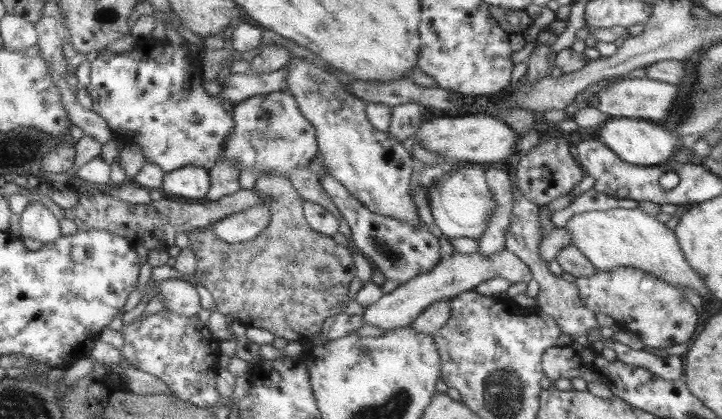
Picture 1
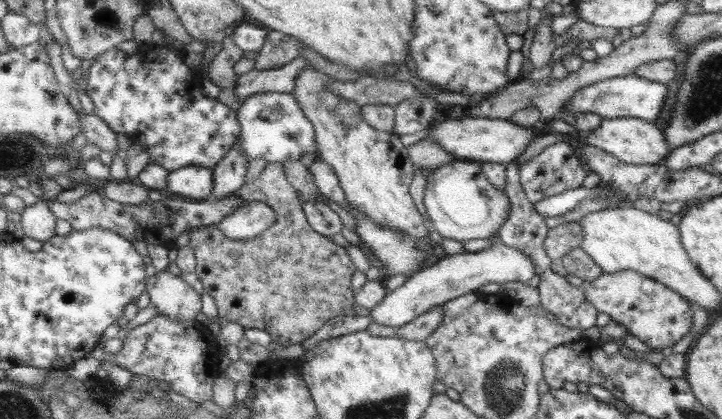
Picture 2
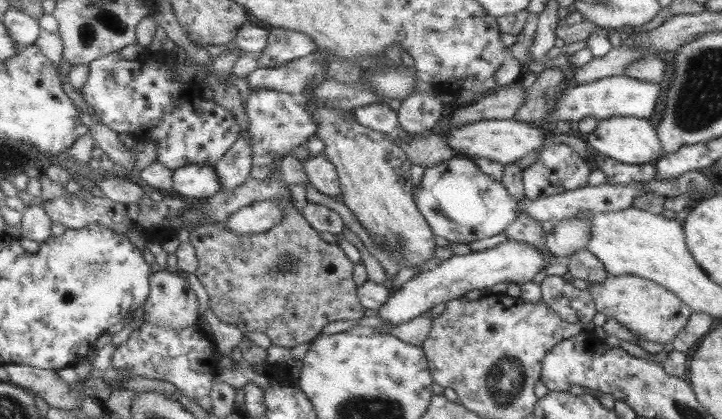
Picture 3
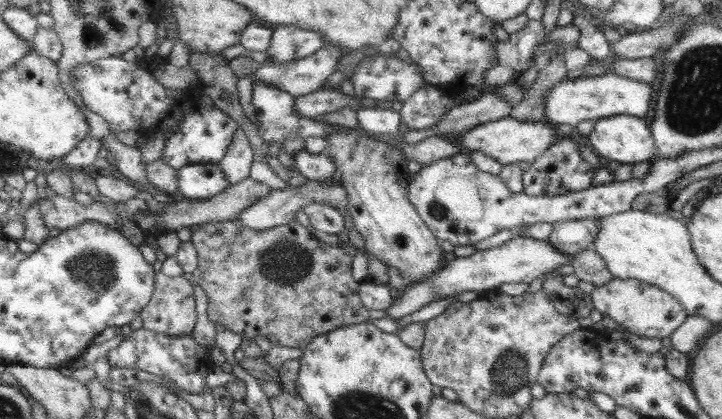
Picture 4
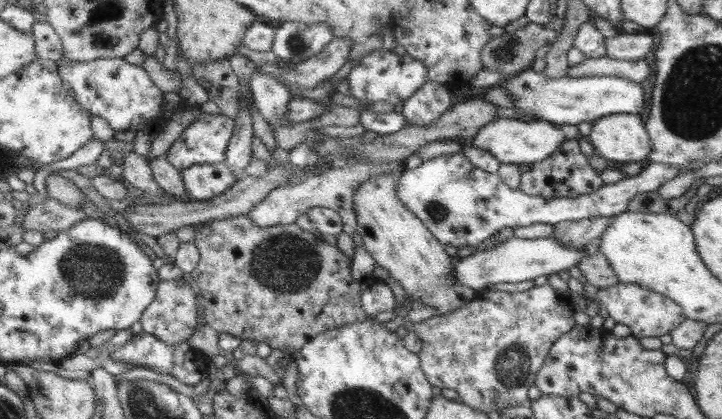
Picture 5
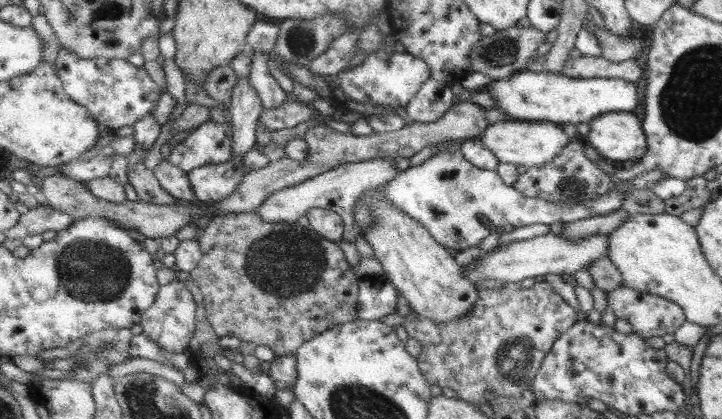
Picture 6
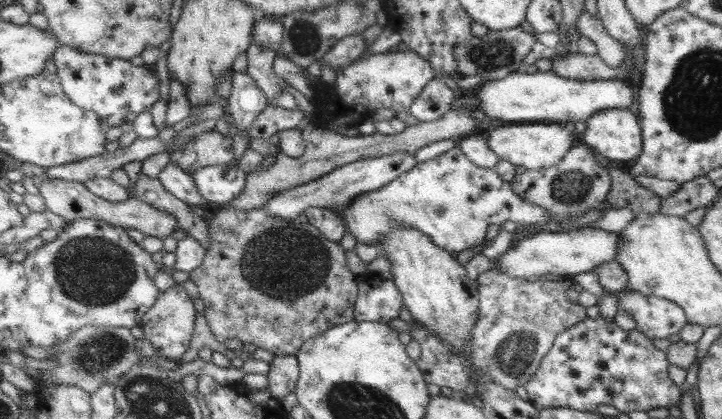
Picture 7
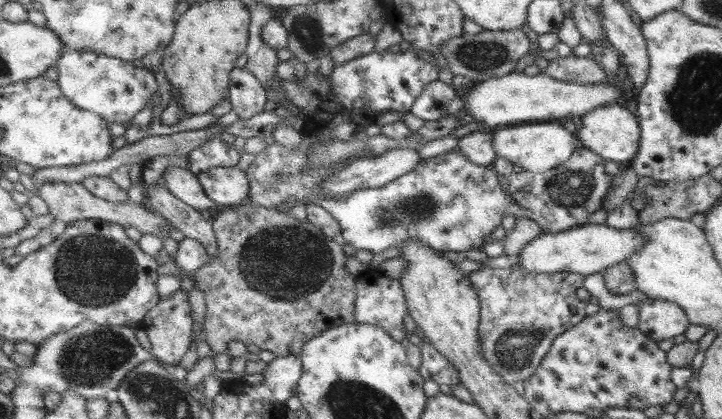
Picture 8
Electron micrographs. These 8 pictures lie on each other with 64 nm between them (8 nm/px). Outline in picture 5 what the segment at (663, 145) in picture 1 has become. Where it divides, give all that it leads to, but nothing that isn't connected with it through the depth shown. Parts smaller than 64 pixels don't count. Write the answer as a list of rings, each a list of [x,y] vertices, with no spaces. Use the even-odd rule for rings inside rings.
[[[617,113],[596,118],[590,133],[584,136],[593,154],[608,163],[634,163],[645,160],[651,147],[639,115]]]

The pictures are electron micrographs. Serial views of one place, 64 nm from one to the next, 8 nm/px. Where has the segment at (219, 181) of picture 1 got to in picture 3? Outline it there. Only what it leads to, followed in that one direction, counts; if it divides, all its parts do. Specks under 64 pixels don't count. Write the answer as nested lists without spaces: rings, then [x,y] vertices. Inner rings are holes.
[[[243,136],[215,166],[223,189],[234,189],[245,184],[253,167],[252,146]]]

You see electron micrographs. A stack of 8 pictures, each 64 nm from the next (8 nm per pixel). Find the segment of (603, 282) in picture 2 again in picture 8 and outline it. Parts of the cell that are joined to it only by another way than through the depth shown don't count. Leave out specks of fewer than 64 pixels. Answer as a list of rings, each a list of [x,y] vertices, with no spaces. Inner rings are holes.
[[[646,298],[645,300],[637,303],[638,308],[638,324],[637,330],[640,330],[647,338],[651,340],[669,340],[677,334],[684,334],[685,329],[689,326],[689,321],[685,313],[677,304],[668,302],[662,299]]]

